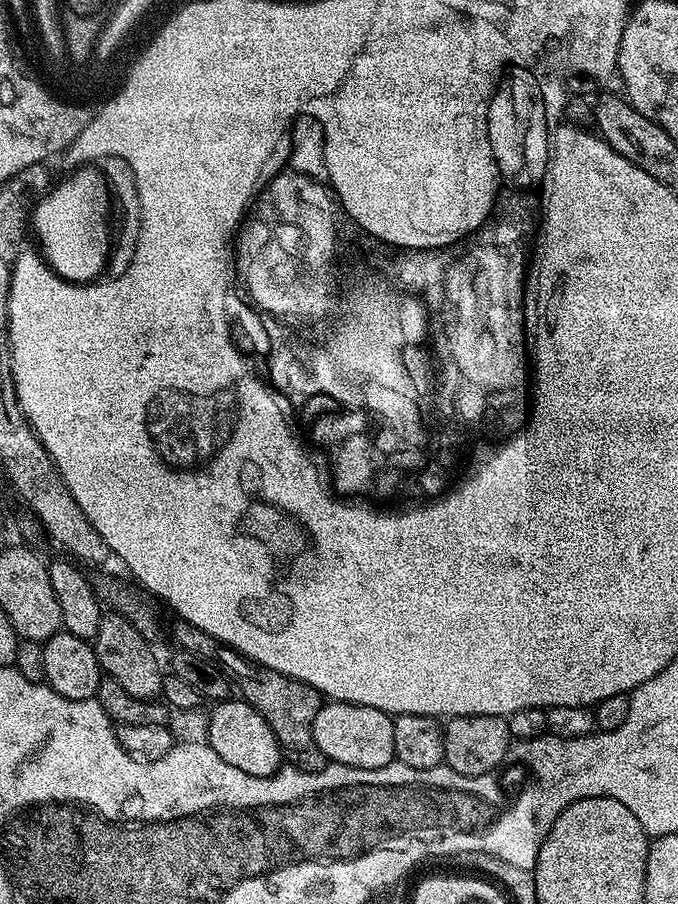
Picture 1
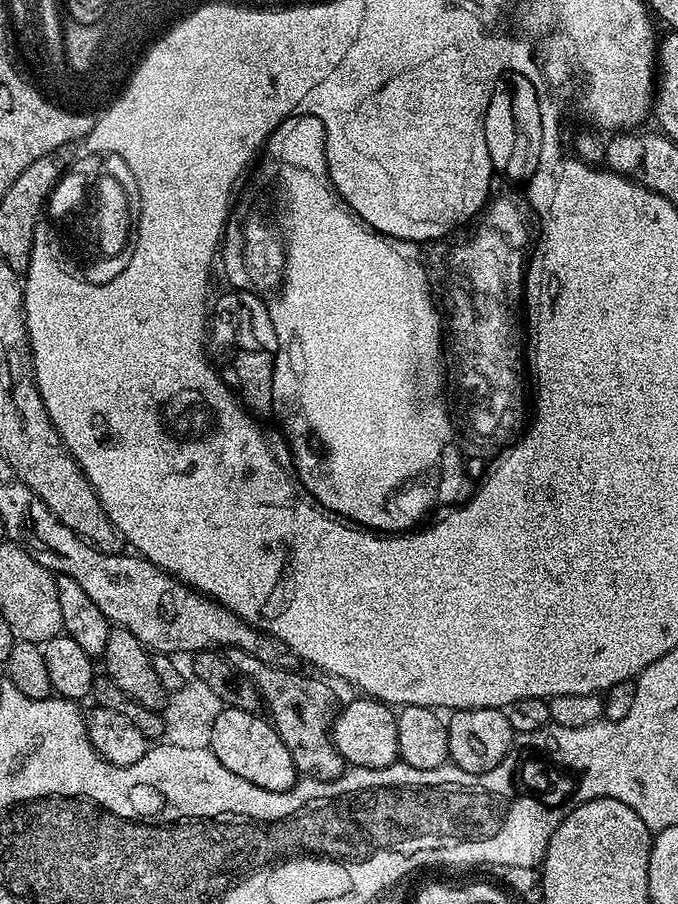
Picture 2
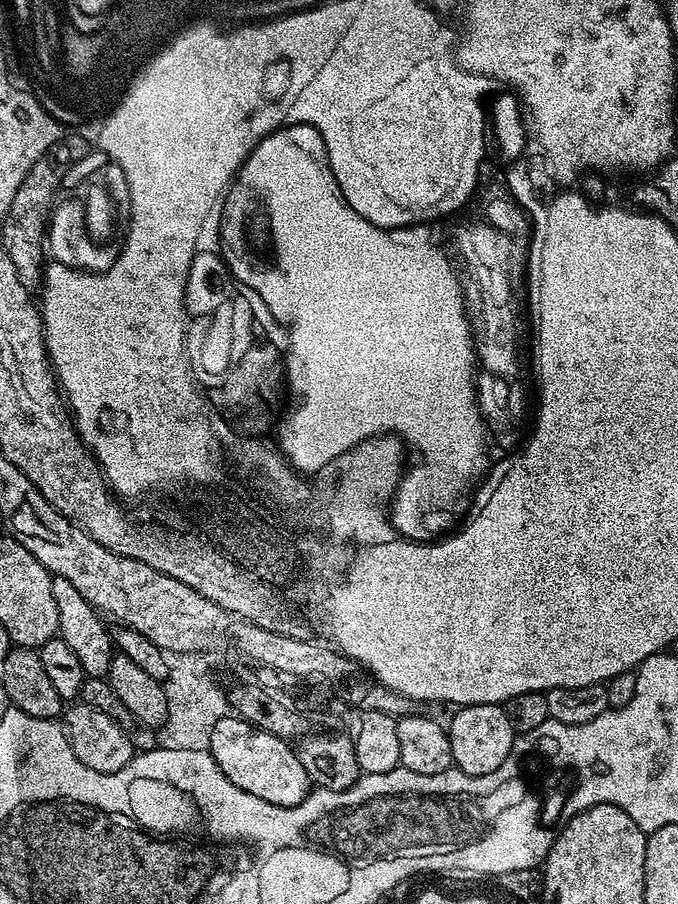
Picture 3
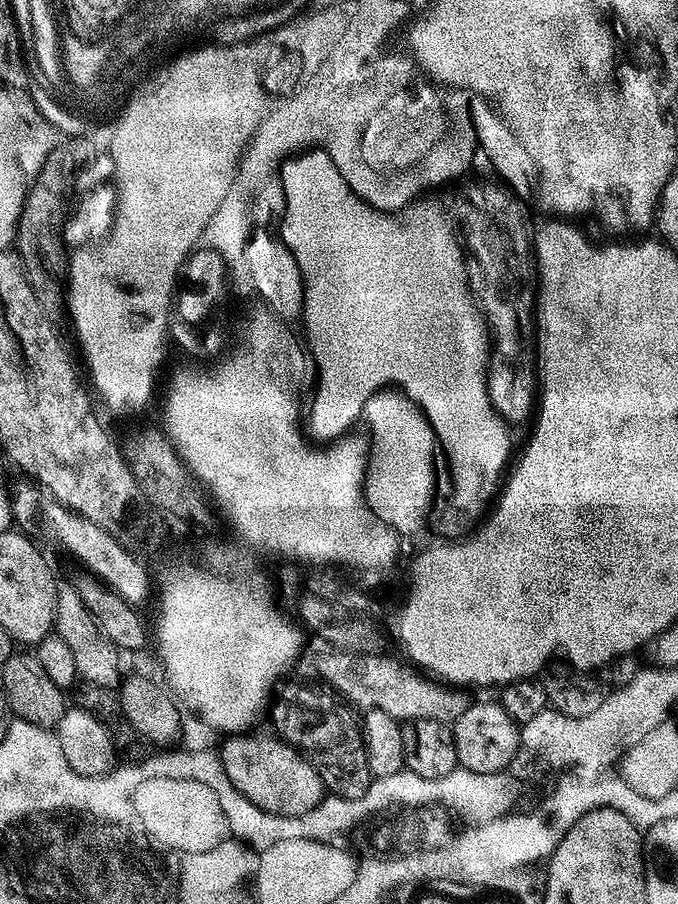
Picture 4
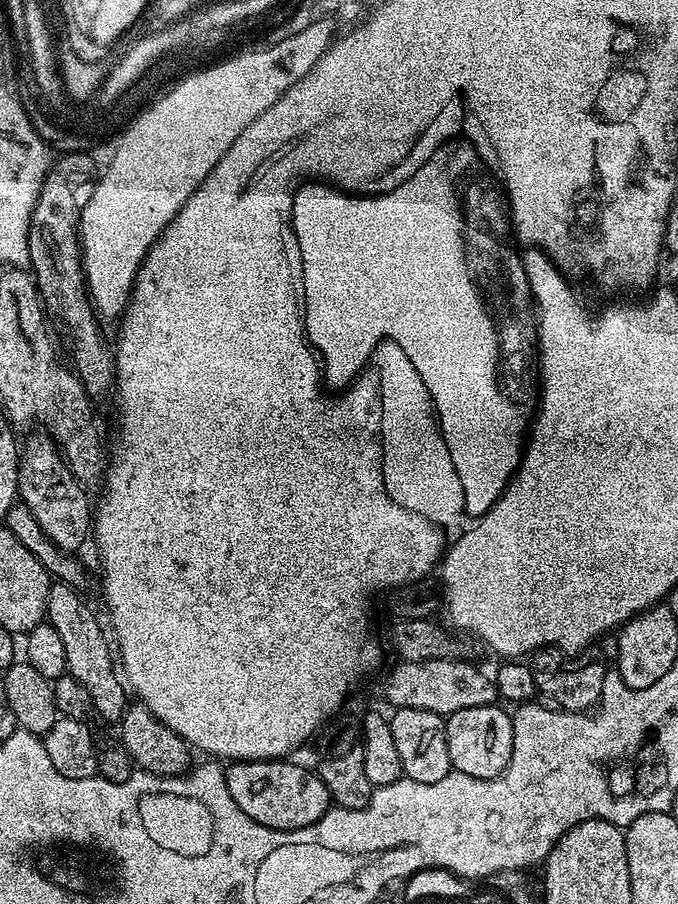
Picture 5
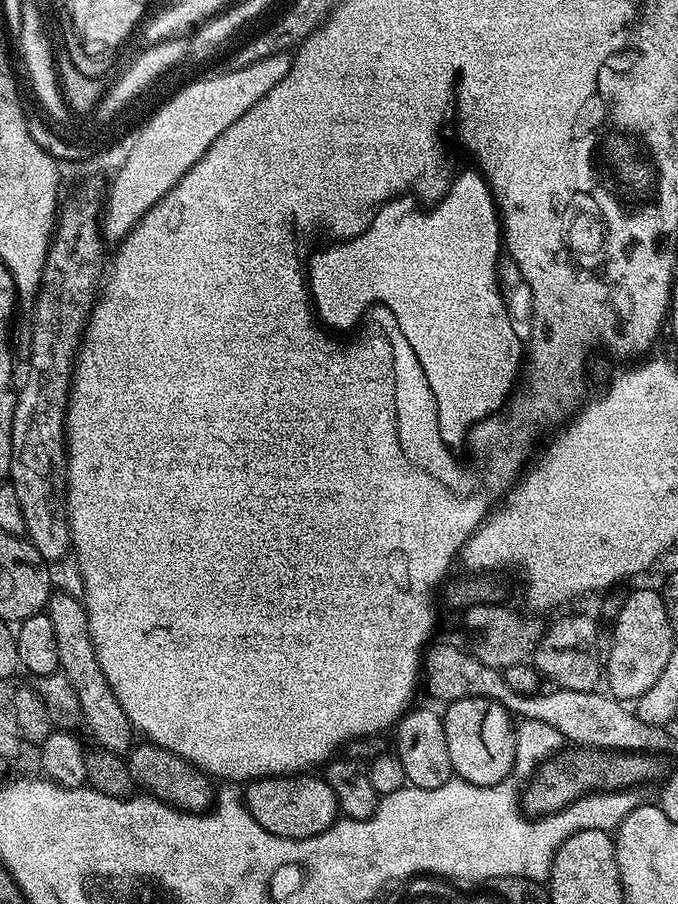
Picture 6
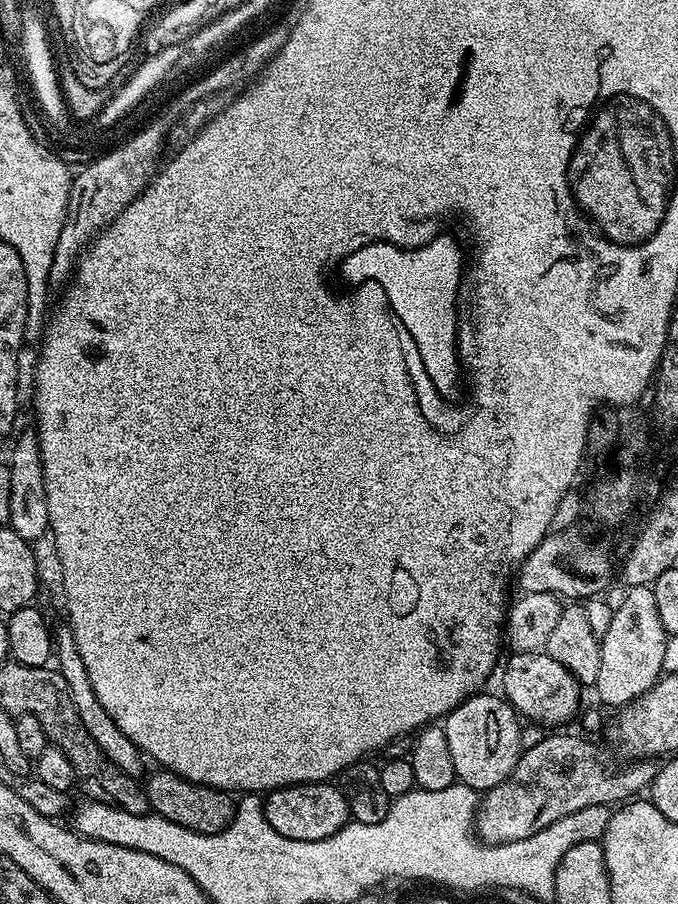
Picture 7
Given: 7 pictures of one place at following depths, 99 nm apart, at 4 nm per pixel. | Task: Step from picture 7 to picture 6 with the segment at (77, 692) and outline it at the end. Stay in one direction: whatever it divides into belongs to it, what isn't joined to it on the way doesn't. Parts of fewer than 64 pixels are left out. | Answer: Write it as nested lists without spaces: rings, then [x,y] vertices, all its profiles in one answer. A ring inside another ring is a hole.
[[[56,590],[48,598],[46,611],[50,623],[54,625],[54,635],[58,637],[60,671],[70,678],[74,690],[78,690],[78,702],[82,702],[83,727],[88,728],[89,734],[100,743],[97,745],[103,751],[127,753],[134,744],[134,729],[130,718],[126,718],[126,710],[118,706],[118,698],[114,698],[114,690],[110,690],[106,674],[102,674],[102,666],[98,666],[83,599],[79,595],[71,596],[68,592]]]

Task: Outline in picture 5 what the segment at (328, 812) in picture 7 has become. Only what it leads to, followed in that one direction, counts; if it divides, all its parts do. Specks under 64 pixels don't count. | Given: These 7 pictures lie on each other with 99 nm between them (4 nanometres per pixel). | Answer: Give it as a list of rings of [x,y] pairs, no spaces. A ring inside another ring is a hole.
[[[287,759],[238,760],[227,765],[224,777],[230,790],[230,798],[238,802],[238,810],[246,818],[254,818],[270,830],[293,832],[302,830],[328,813],[330,801],[326,786],[319,775],[300,764],[288,764]]]

